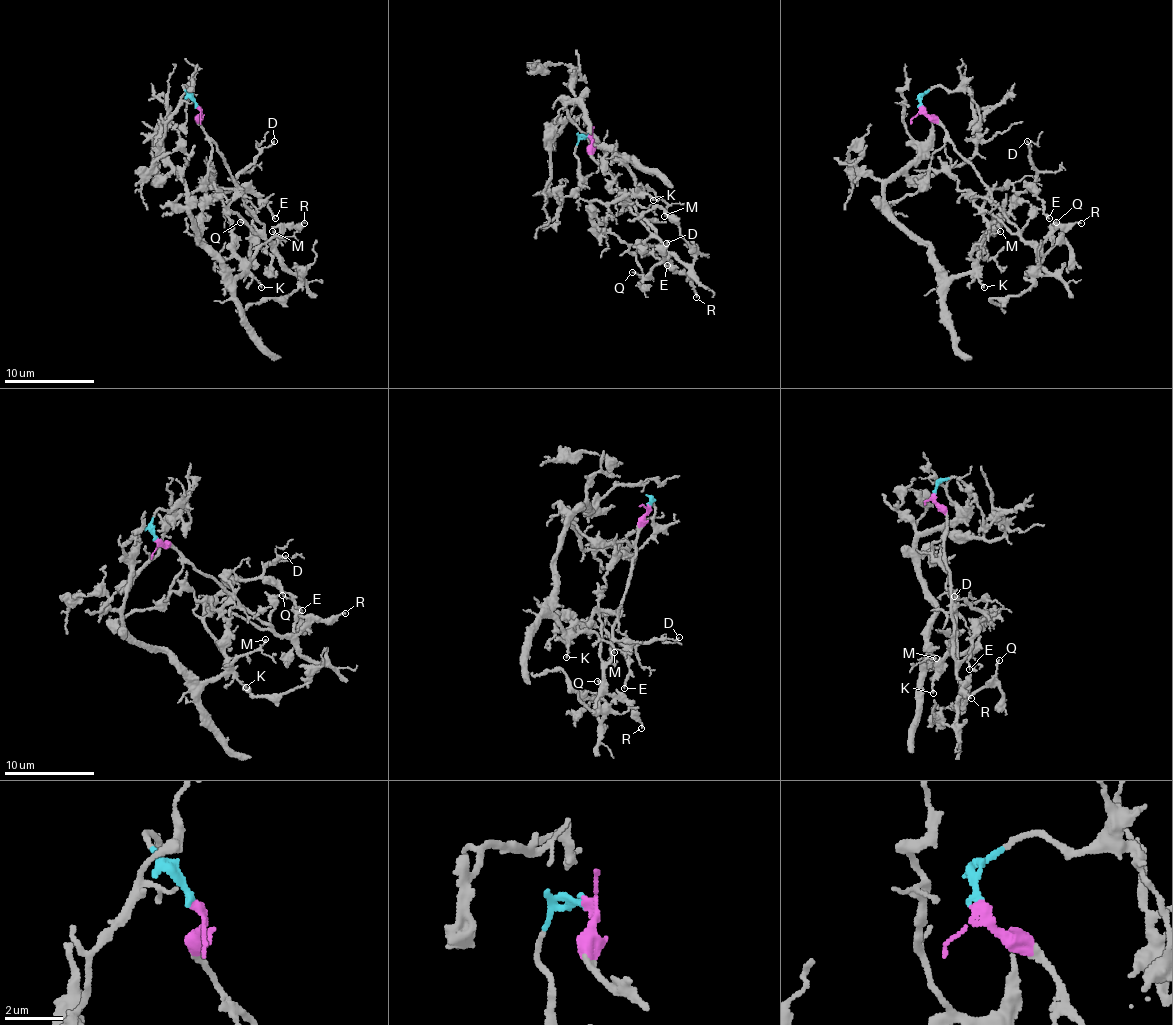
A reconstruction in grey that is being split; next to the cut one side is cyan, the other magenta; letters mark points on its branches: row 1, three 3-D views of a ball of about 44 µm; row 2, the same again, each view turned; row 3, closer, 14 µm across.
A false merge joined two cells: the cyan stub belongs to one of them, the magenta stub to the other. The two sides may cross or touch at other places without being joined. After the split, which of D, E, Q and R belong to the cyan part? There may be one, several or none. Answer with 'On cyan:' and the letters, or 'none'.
On cyan: D, E

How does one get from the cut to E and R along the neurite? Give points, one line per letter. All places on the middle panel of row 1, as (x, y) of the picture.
E: (588, 137), (577, 196), (543, 189), (552, 130), (577, 101), (636, 187), (591, 203), (591, 221), (667, 266)
R: (588, 137), (591, 155), (656, 230), (667, 257), (688, 277), (697, 297)

